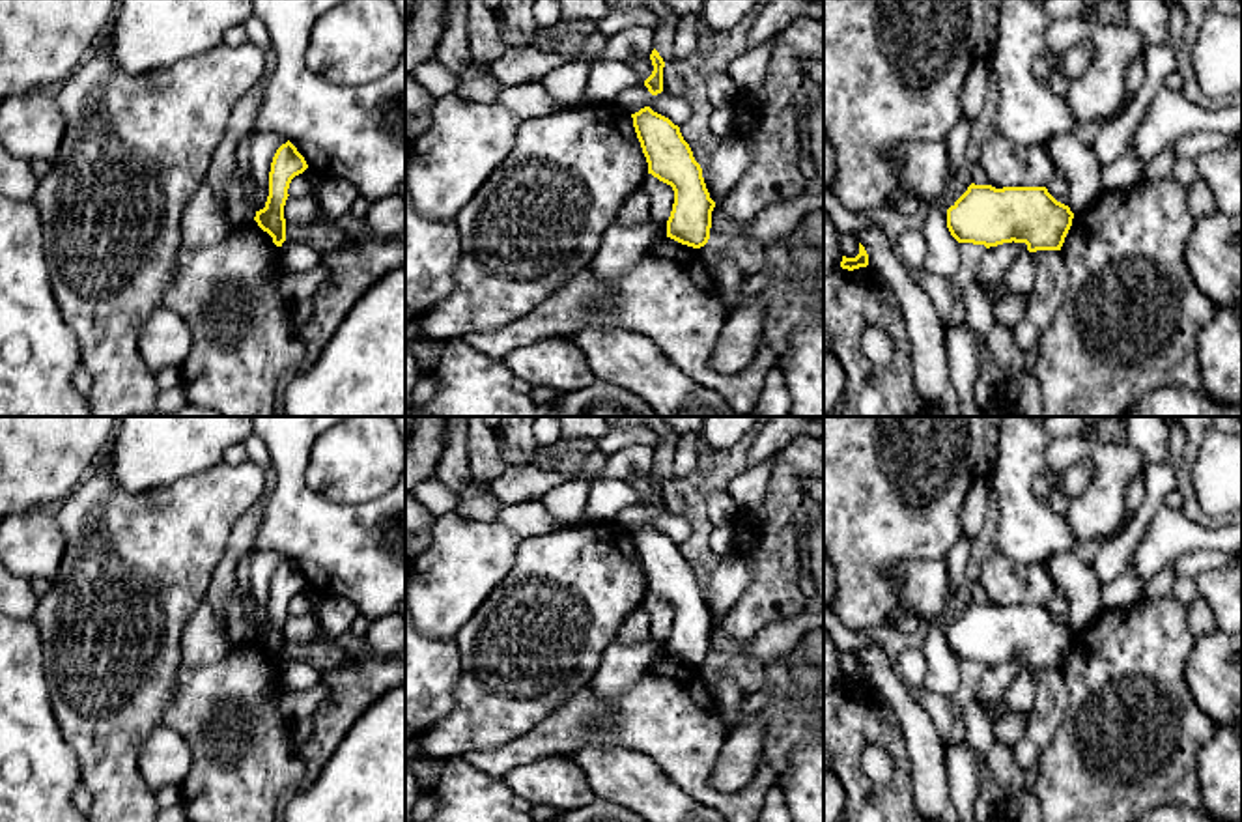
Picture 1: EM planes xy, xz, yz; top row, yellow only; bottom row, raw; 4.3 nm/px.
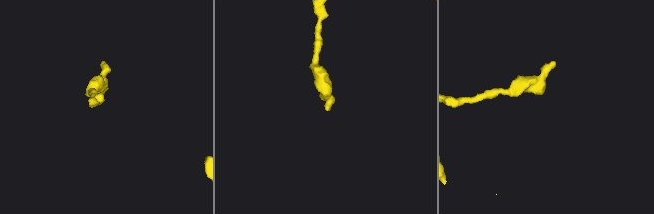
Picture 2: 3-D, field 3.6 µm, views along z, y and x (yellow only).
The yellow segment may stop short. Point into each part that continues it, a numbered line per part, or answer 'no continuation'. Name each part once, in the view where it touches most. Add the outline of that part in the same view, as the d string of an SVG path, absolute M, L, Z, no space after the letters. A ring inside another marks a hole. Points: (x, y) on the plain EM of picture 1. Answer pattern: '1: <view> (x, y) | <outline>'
no continuation

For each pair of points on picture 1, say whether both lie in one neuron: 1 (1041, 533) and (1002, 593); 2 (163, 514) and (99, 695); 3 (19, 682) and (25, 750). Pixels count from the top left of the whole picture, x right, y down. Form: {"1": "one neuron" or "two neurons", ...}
{"1": "two neurons", "2": "one neuron", "3": "one neuron"}

